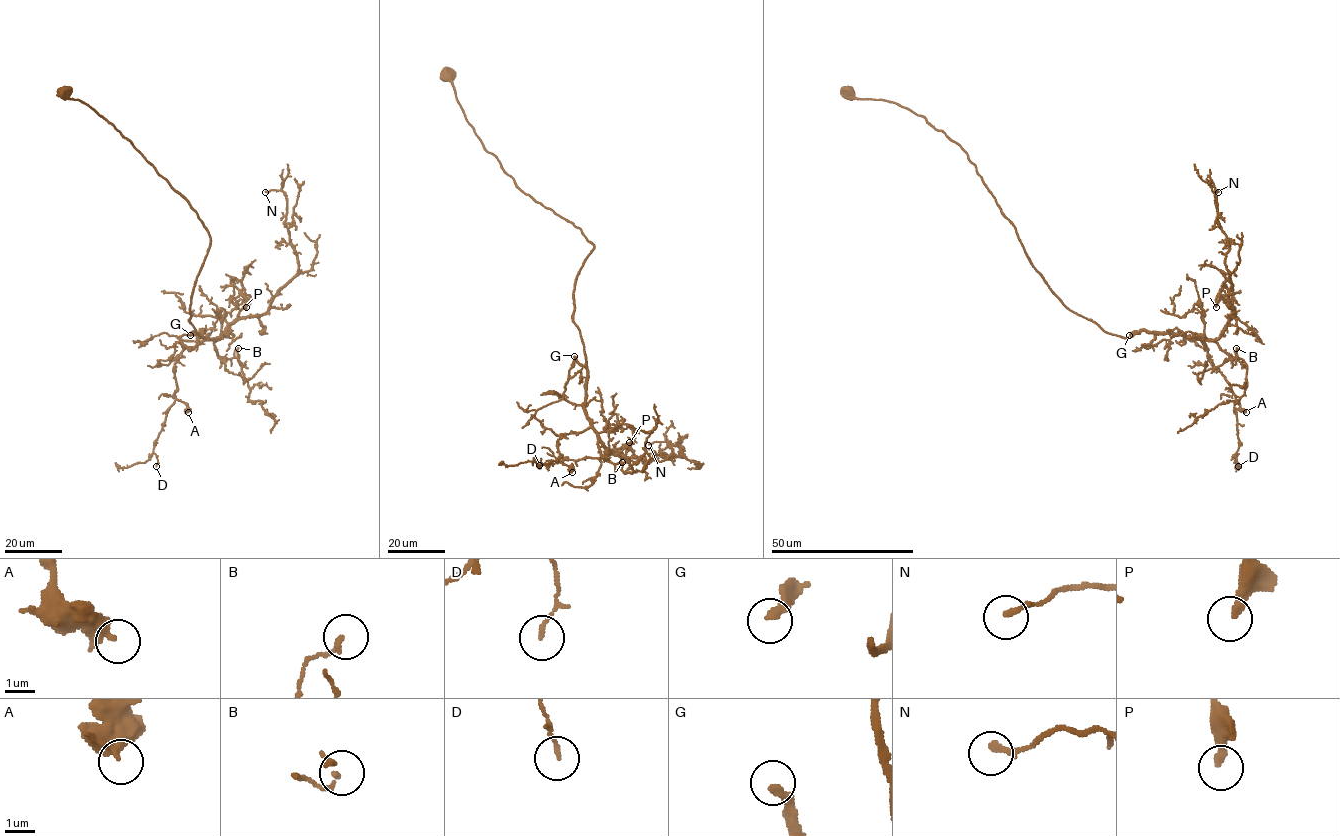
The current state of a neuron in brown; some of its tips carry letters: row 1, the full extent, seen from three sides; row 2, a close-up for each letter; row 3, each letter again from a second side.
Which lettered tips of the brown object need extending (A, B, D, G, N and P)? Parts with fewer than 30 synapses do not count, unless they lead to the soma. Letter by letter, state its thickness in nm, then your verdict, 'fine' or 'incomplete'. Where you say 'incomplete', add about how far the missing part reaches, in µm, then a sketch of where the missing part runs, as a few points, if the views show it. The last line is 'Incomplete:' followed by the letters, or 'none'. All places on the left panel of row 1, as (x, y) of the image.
A: 440 nm thick; fine
B: 150 nm thick; fine
D: 120 nm thick; fine
G: 280 nm thick; incomplete; about 250 µm are missing; missing branch runs (190, 335), (142, 349), (139, 390), (223, 424), (201, 457), (223, 512), (180, 515)
N: 190 nm thick; fine
P: 280 nm thick; fine
Incomplete: G

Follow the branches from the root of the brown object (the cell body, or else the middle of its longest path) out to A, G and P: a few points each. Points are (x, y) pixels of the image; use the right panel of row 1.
A: (849, 92), (897, 103), (956, 142), (1070, 310), (1124, 337), (1146, 330), (1199, 338), (1246, 412)
G: (849, 92), (897, 103), (956, 142), (1051, 291), (1109, 333), (1128, 337), (1139, 332), (1129, 335)
P: (849, 92), (897, 103), (956, 142), (1051, 291), (1105, 331), (1216, 340), (1232, 317), (1218, 297), (1216, 307)

